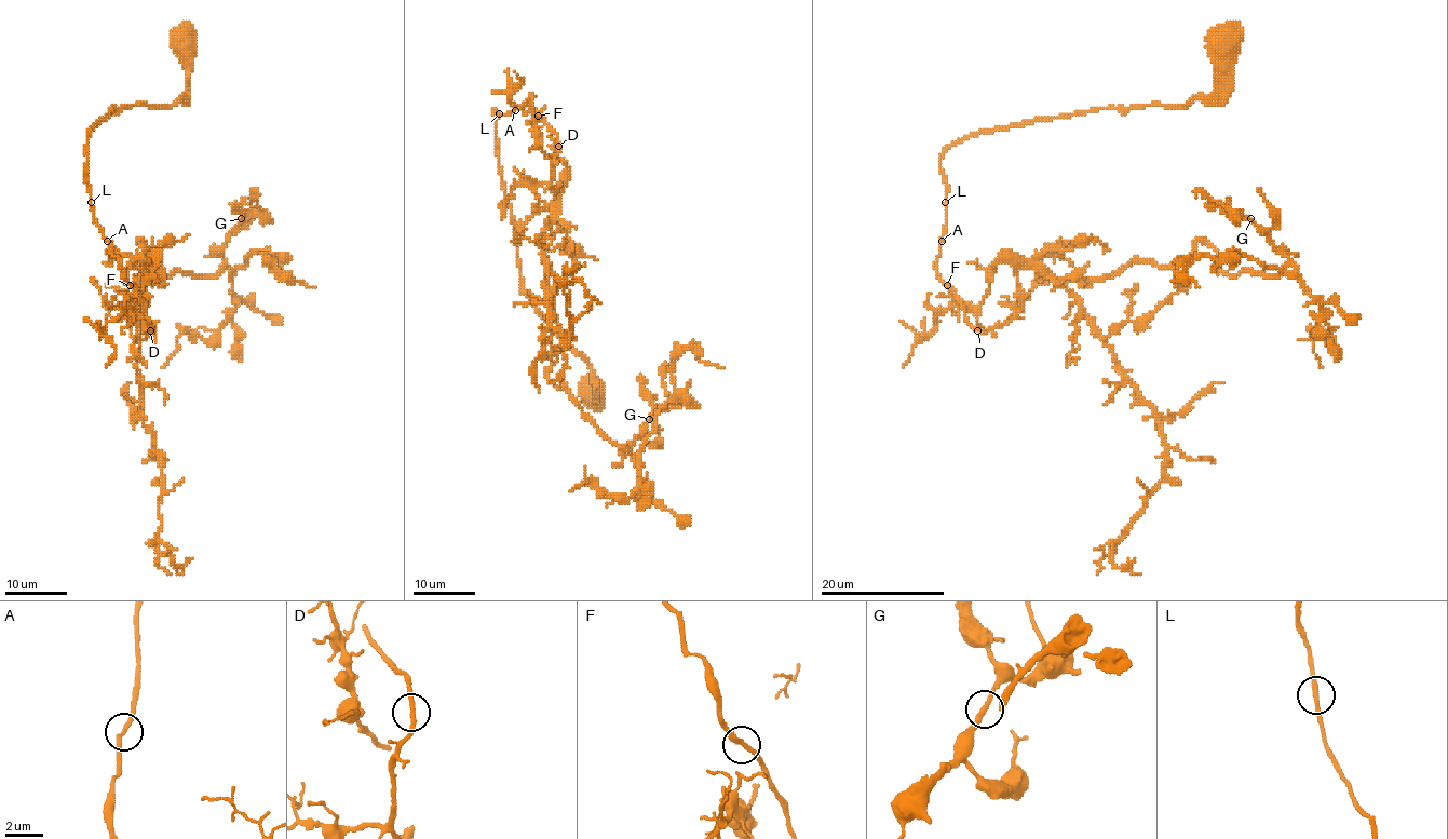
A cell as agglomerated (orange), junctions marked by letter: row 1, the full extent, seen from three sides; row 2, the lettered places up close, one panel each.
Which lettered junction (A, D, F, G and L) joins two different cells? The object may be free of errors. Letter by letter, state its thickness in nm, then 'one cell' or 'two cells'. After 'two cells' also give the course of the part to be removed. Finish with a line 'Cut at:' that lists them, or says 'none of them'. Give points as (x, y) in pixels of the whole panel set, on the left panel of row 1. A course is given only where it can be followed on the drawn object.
A: 240 nm | one cell
D: 280 nm | one cell
F: 260 nm | one cell
G: 260 nm | one cell
L: 260 nm | one cell
Cut at: none of them

